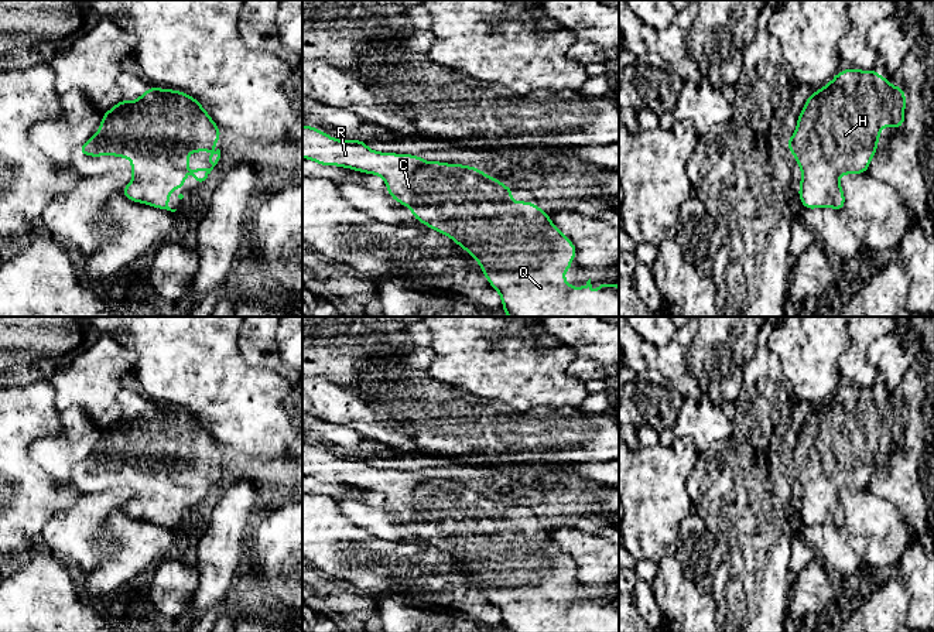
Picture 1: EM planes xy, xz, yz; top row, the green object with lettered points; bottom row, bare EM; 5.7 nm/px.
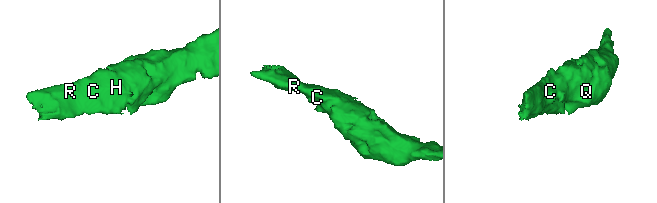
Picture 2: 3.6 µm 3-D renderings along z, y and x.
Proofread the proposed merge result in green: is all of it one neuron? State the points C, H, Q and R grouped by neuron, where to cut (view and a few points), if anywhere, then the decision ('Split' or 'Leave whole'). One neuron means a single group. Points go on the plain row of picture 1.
Groups: C H Q R. No split. Leave whole

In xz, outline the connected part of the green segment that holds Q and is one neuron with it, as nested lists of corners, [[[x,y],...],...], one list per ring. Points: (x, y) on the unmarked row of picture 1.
[[[302,443],[302,475],[319,482],[336,482],[357,489],[379,492],[386,498],[390,513],[410,523],[413,533],[428,544],[451,554],[479,580],[489,601],[500,611],[507,632],[619,632],[619,602],[598,599],[598,626],[592,626],[592,601],[575,605],[564,595],[564,588],[575,584],[571,578],[578,573],[575,561],[551,539],[550,532],[528,517],[510,519],[513,505],[499,495],[486,492],[480,485],[463,481],[425,478],[420,472],[373,468],[366,458],[336,457],[314,443]]]

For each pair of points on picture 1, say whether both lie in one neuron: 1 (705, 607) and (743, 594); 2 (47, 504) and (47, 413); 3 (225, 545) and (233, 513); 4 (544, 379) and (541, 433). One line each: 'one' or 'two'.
1: two
2: one
3: one
4: two

